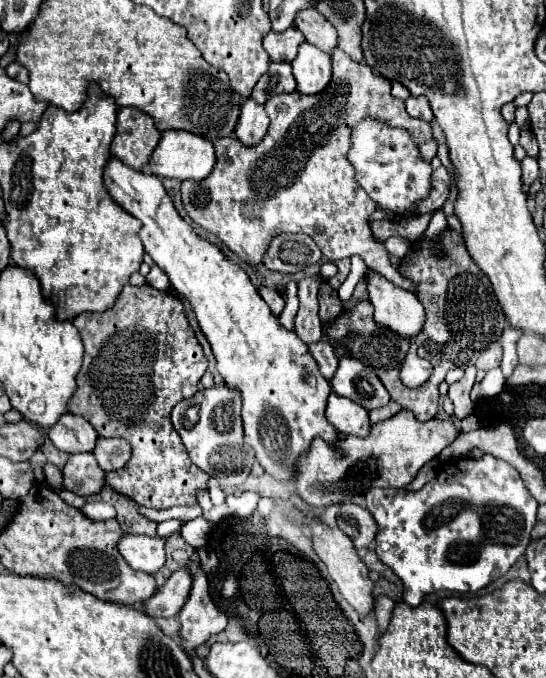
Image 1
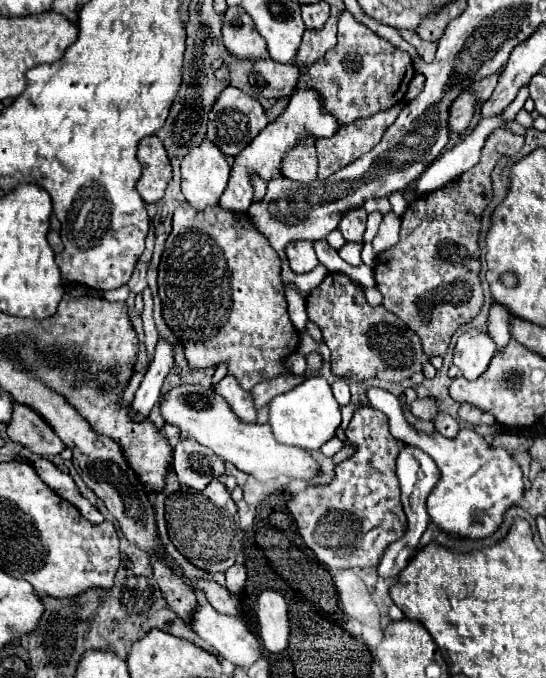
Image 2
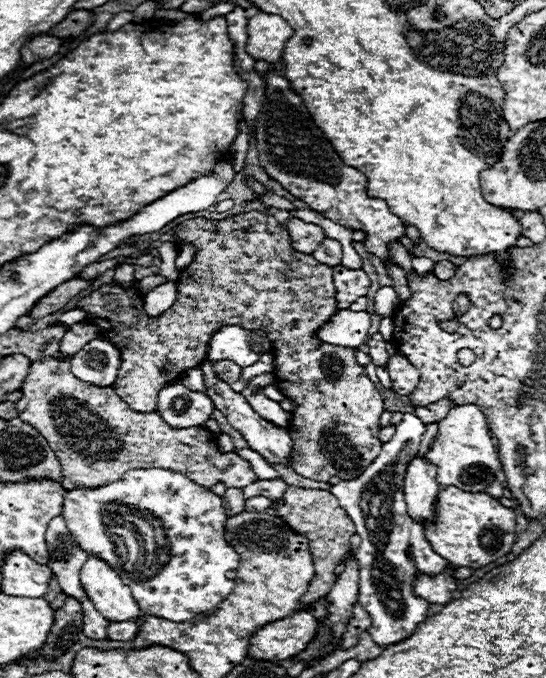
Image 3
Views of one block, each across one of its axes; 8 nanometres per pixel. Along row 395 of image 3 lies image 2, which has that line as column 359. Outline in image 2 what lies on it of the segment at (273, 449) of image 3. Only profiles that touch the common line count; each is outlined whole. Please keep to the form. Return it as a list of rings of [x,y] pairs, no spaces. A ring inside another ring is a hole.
[[[352,208],[346,210],[342,214],[342,220],[338,224],[338,230],[342,232],[342,236],[350,242],[362,242],[362,234],[364,234],[364,226],[366,226],[366,212],[362,208]]]

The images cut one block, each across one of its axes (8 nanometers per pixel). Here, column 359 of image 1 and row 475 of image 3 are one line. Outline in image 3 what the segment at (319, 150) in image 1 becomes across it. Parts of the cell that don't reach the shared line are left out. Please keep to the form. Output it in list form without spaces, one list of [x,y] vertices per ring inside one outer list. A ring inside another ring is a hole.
[[[48,358],[42,362],[32,362],[32,372],[20,386],[22,398],[16,400],[18,418],[26,424],[32,424],[40,436],[44,436],[50,448],[56,452],[56,458],[62,466],[62,486],[72,488],[100,488],[112,484],[124,476],[124,472],[134,468],[164,468],[170,472],[180,472],[188,476],[194,484],[202,488],[212,488],[224,484],[226,488],[244,488],[252,480],[258,480],[252,466],[240,458],[236,452],[222,454],[216,444],[216,436],[204,428],[172,428],[168,426],[158,412],[142,414],[128,408],[128,404],[114,392],[114,388],[100,388],[88,382],[80,382],[70,372],[70,362],[60,362]]]

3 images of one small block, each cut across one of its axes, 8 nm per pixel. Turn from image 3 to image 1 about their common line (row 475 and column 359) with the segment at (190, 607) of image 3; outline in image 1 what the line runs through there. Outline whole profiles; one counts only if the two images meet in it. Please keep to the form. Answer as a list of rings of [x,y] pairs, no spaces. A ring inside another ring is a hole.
[[[374,120],[360,122],[352,130],[352,152],[348,152],[348,160],[356,168],[356,180],[360,186],[380,208],[390,212],[390,220],[398,222],[410,218],[414,202],[428,196],[432,168],[420,158],[418,148],[408,140],[408,132],[400,128],[388,128]]]

